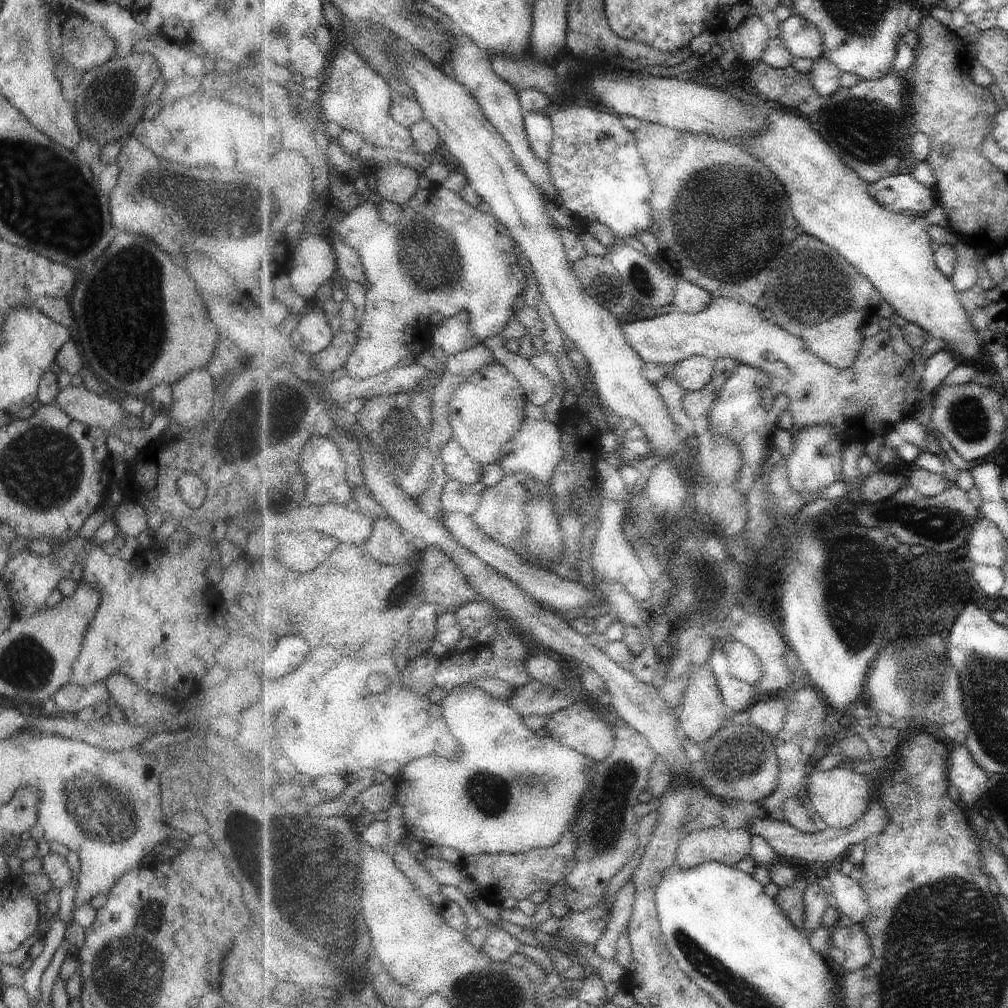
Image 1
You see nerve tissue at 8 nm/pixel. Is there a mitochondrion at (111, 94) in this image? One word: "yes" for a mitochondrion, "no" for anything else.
yes

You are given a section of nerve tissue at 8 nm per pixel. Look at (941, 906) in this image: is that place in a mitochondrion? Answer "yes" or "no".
yes

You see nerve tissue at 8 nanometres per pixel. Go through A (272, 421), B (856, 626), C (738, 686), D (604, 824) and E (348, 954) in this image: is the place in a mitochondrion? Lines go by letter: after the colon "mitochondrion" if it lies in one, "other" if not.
A: mitochondrion
B: mitochondrion
C: other
D: mitochondrion
E: mitochondrion

